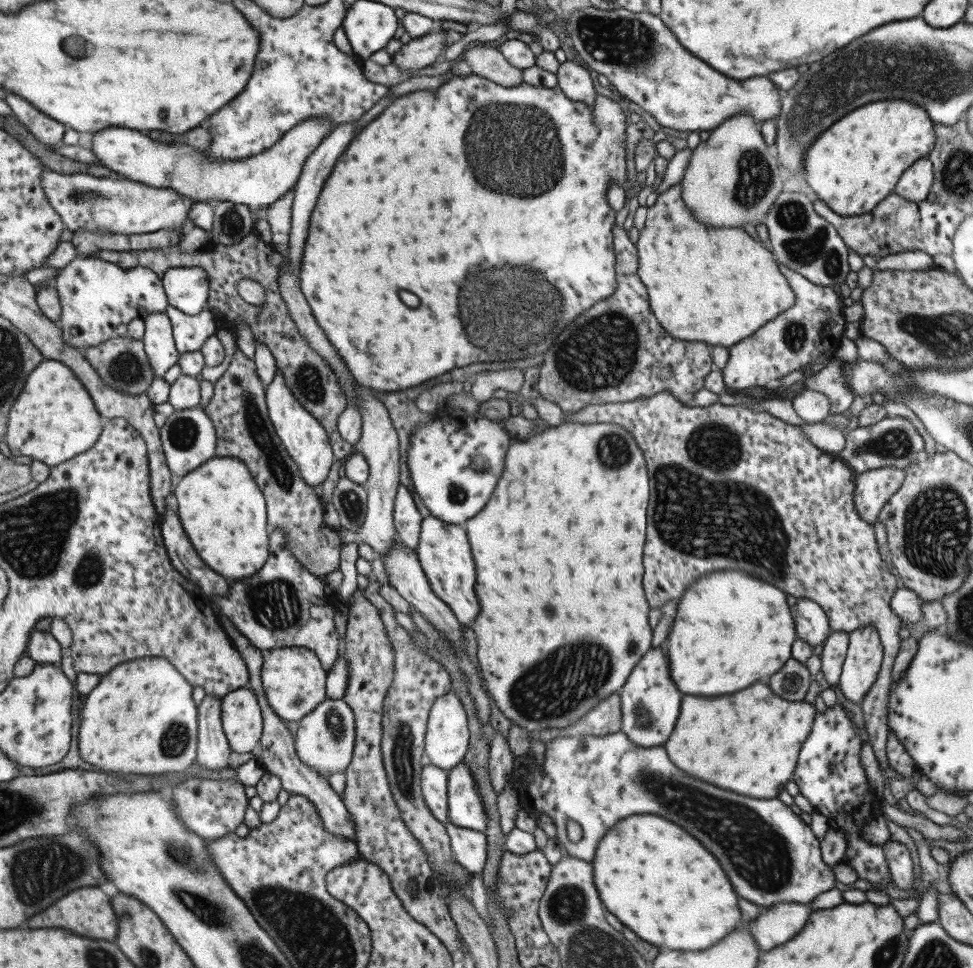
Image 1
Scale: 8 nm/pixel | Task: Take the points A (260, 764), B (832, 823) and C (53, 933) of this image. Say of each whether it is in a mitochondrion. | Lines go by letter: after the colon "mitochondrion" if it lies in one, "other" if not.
A: other
B: other
C: other

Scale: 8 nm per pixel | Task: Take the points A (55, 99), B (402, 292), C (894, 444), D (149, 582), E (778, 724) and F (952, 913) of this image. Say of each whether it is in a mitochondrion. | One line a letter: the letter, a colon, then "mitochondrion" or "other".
A: other
B: mitochondrion
C: mitochondrion
D: other
E: other
F: other

